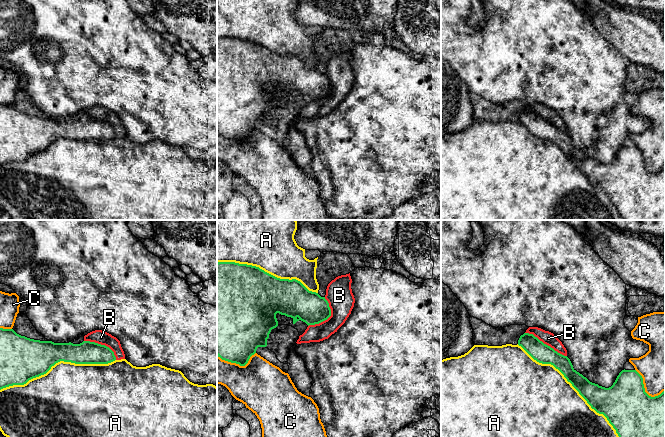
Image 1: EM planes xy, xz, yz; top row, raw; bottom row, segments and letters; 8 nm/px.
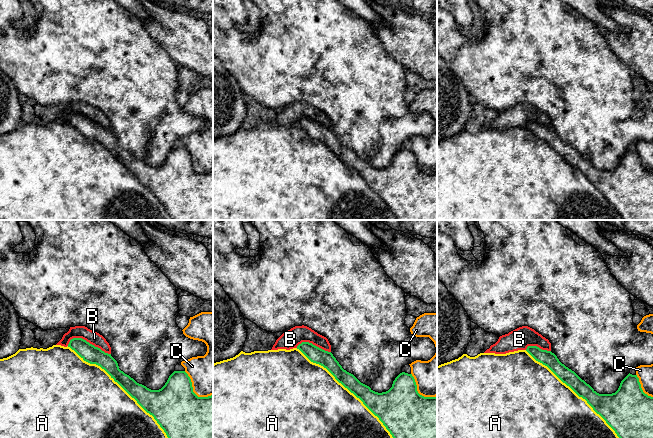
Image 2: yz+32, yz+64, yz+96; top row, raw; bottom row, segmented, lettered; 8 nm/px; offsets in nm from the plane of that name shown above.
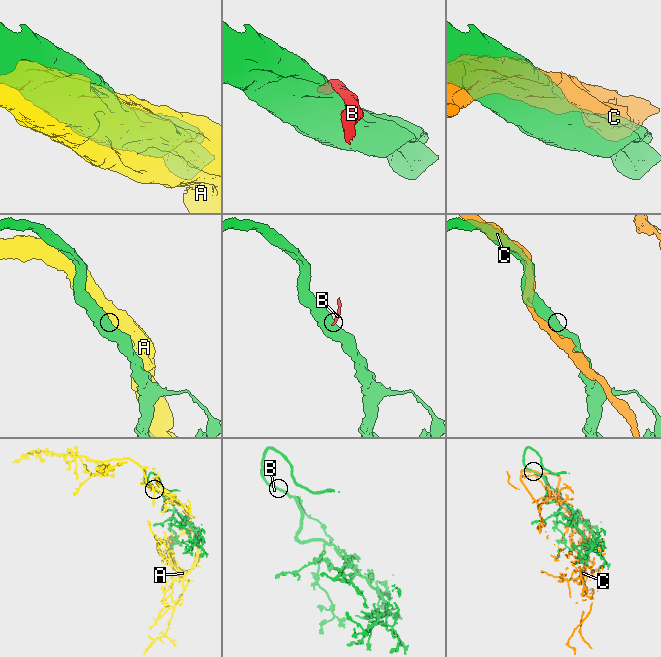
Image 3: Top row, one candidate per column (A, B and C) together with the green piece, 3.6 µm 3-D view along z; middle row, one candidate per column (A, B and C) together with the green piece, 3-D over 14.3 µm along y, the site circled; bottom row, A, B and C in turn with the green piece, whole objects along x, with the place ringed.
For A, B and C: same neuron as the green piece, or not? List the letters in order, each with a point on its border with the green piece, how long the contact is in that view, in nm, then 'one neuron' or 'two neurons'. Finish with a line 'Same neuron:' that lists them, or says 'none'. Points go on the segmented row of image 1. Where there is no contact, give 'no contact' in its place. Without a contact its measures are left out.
A: xy (57, 362) | 950 nm | two neurons
B: yz (545, 344) | 380 nm | two neurons
C: xz (237, 363) | 320 nm | two neurons
Same neuron: none

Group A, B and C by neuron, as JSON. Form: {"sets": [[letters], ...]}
{"sets": [["A"], ["B"], ["C"]]}

